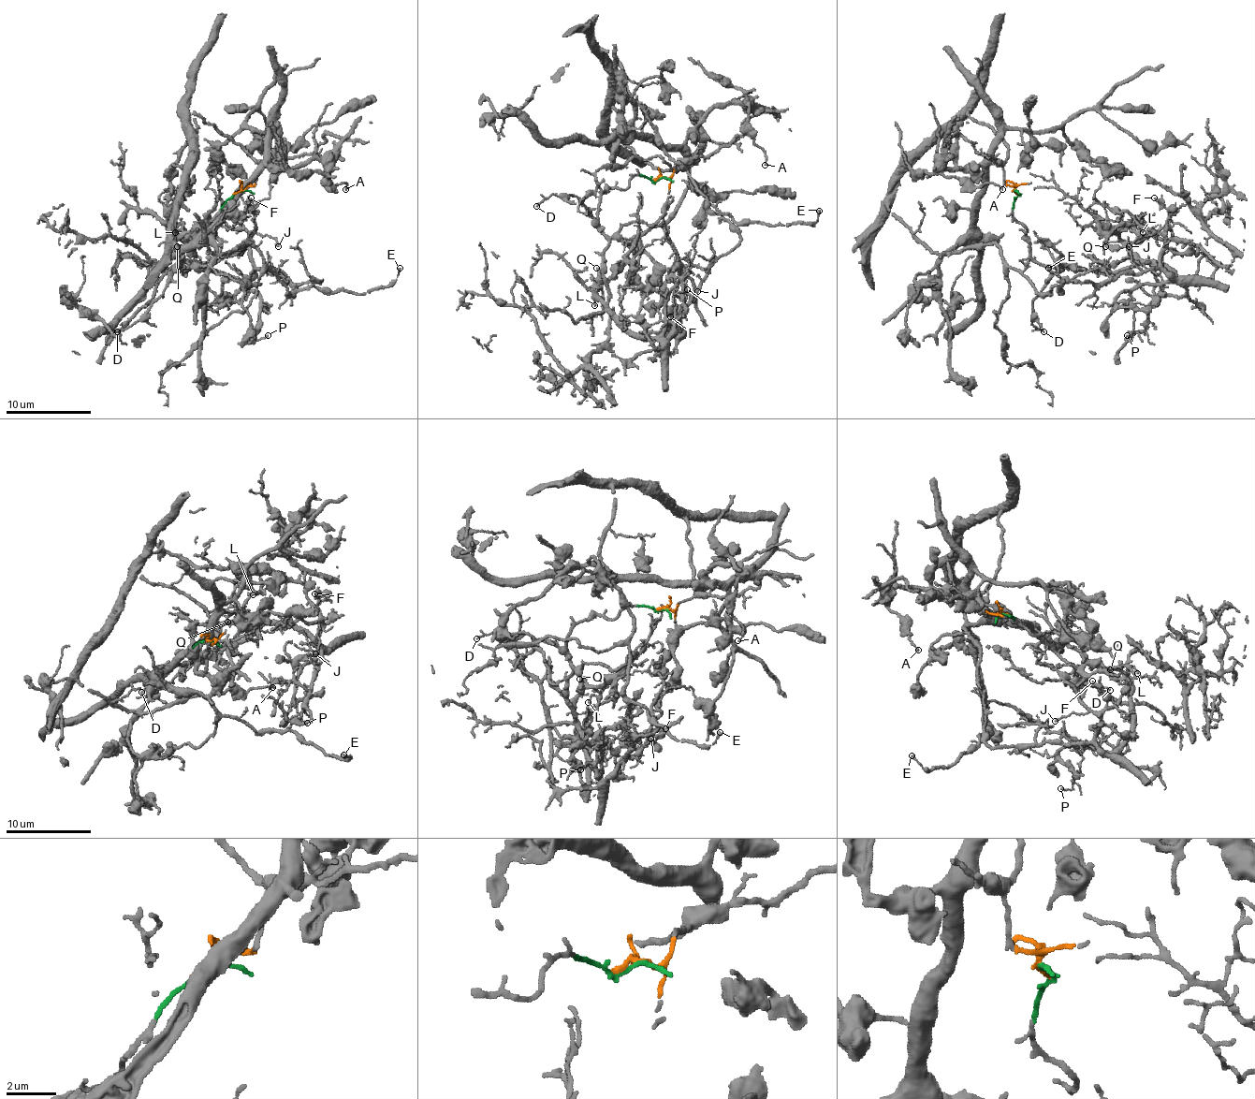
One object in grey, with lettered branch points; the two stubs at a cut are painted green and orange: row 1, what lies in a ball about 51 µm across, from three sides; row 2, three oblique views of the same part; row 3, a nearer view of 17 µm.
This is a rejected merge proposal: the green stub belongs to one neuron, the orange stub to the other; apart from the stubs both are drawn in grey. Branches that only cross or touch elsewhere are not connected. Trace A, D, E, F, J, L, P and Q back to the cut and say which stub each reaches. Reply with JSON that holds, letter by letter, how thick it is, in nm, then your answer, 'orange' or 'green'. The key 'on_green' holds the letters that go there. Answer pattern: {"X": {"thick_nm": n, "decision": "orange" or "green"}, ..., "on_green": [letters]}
{"A": {"thick_nm": 150, "decision": "orange"}, "D": {"thick_nm": 130, "decision": "green"}, "E": {"thick_nm": 200, "decision": "orange"}, "F": {"thick_nm": 300, "decision": "green"}, "J": {"thick_nm": 140, "decision": "green"}, "L": {"thick_nm": 130, "decision": "green"}, "P": {"thick_nm": 140, "decision": "green"}, "Q": {"thick_nm": 360, "decision": "green"}, "on_green": ["D", "F", "J", "L", "P", "Q"]}

